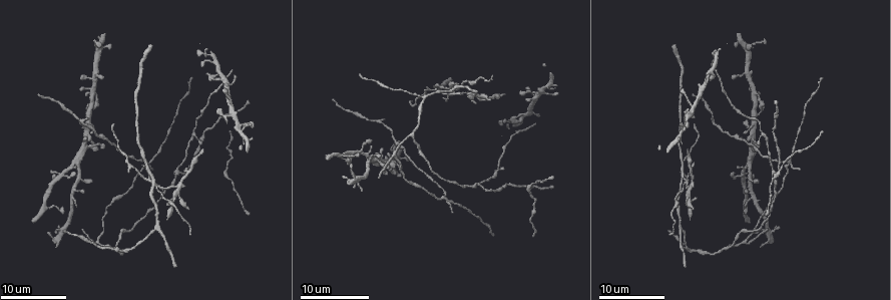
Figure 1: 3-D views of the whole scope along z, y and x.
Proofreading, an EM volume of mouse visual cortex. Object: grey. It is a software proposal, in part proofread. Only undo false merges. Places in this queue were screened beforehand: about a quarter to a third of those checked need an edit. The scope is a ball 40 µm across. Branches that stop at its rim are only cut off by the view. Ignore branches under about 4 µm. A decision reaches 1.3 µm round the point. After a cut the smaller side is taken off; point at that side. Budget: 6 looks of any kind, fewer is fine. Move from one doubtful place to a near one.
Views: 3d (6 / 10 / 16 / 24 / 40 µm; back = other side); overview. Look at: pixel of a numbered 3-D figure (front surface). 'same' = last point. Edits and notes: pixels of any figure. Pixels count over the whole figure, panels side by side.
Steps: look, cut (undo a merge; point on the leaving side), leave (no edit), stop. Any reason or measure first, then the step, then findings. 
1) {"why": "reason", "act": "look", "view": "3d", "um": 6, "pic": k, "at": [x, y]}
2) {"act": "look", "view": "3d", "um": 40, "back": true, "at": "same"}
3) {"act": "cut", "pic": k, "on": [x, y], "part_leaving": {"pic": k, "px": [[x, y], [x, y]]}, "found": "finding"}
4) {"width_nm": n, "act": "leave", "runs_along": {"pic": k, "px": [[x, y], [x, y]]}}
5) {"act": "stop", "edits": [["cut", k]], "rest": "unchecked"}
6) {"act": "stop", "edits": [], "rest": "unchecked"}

{"why": "two arms in line, one across", "act": "look", "view": "3d", "um": 24, "pic": 1, "at": [773, 171]}

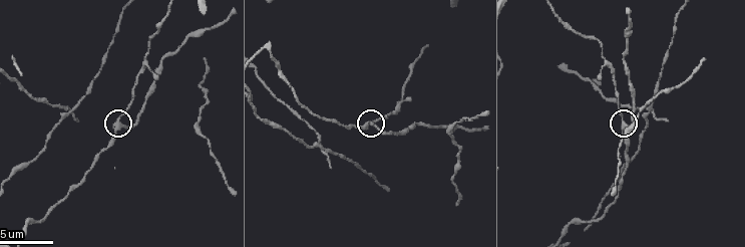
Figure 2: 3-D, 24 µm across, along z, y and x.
{"act": "look", "view": "3d", "um": 6, "pic": 2, "at": [372, 124]}

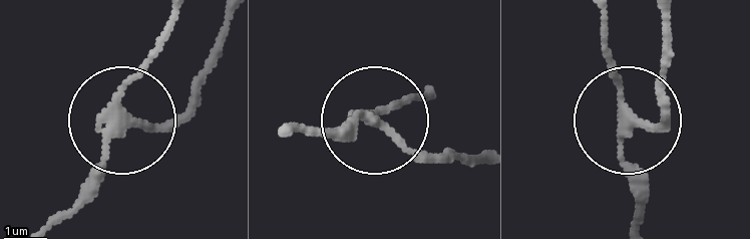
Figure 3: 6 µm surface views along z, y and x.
{"width_nm": 210, "act": "leave", "runs_along": {"pic": 3, "px": [[56, 220], [110, 134], [164, 120], [204, 83]]}, "found": "one neuron here"}

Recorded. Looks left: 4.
{"why": "four-way junction", "act": "look", "view": "3d", "um": 10, "pic": 2, "at": [647, 107]}

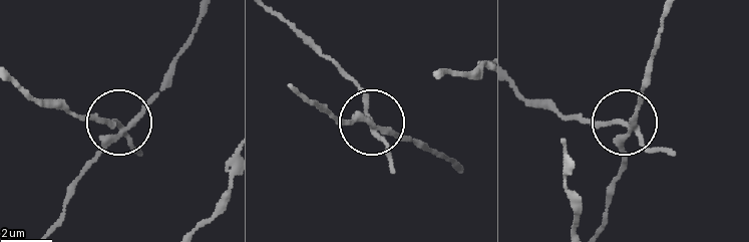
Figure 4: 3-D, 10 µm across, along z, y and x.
{"width_nm": 200, "act": "cut", "pic": 4, "on": [138, 149], "part_leaving": {"pic": 4, "px": [[123, 128], [39, 105], [14, 81]]}, "found": "two neurons meet here"}

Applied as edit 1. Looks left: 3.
{"act": "look", "view": "overview"}

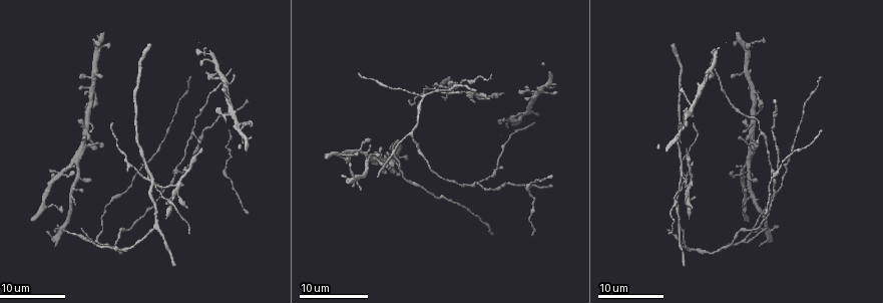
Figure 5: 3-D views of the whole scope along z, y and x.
{"why": "three arms meet", "act": "look", "view": "3d", "um": 24, "pic": 5, "at": [408, 134]}

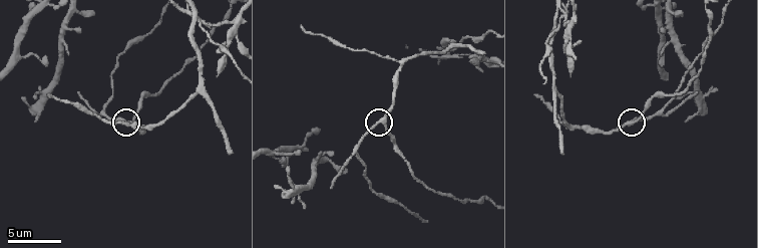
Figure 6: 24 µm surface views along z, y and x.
{"act": "look", "view": "3d", "um": 6, "pic": 6, "at": [379, 120]}

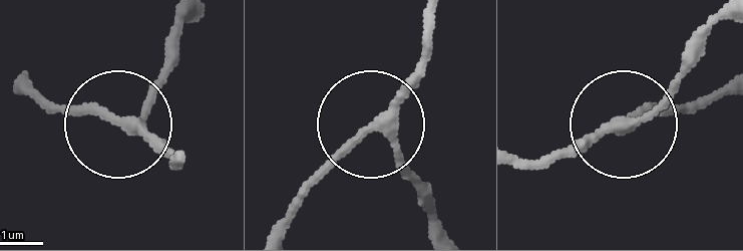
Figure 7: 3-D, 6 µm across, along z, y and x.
{"width_nm": 230, "act": "leave", "runs_along": {"pic": 7, "px": [[433, 209], [380, 127], [423, 54]]}, "found": "all the same neuron"}

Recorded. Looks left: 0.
{"act": "stop", "edits": [["cut", 4]], "rest": "unchecked"}

